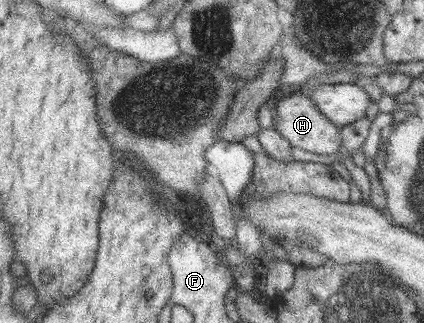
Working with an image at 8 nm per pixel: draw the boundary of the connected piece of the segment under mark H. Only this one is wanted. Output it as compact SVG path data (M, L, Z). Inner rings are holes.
M296 89L276 102L272 115L274 129L283 136L291 146L315 155L335 155L340 151L339 127L333 125L309 100L307 94Z

